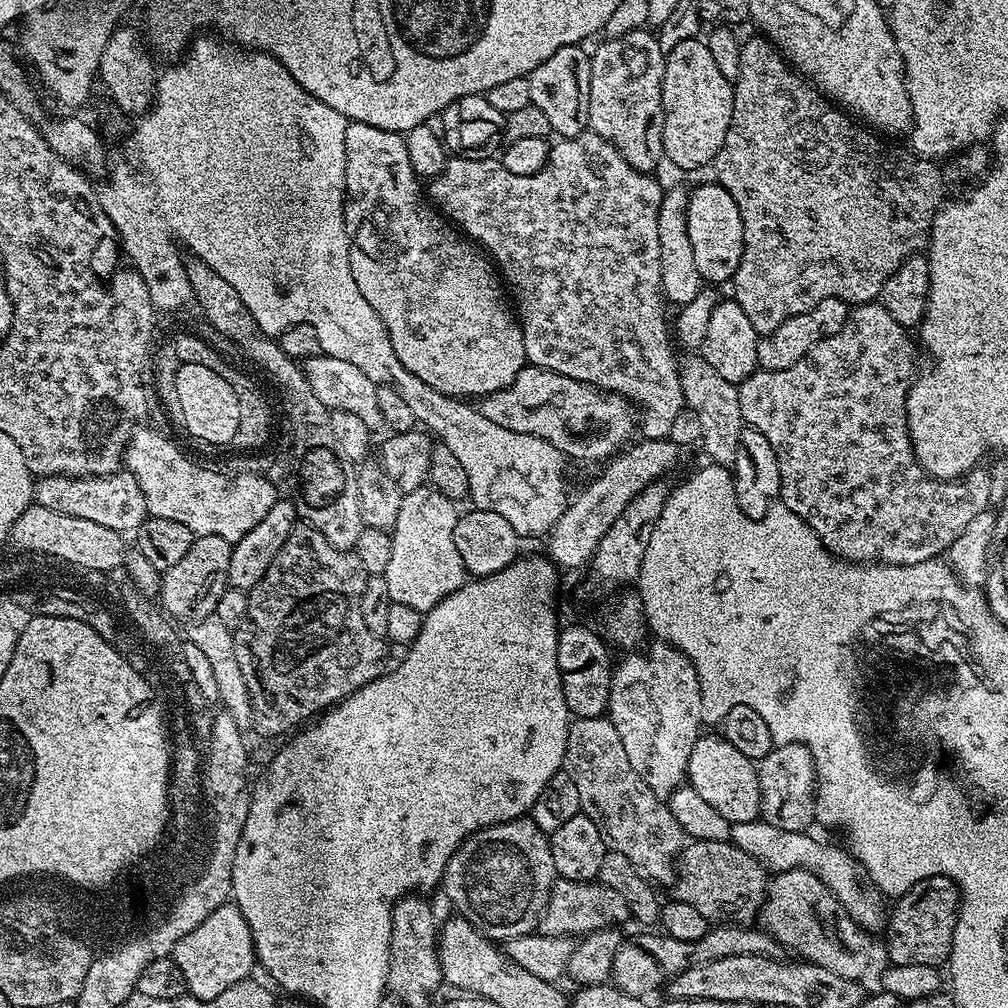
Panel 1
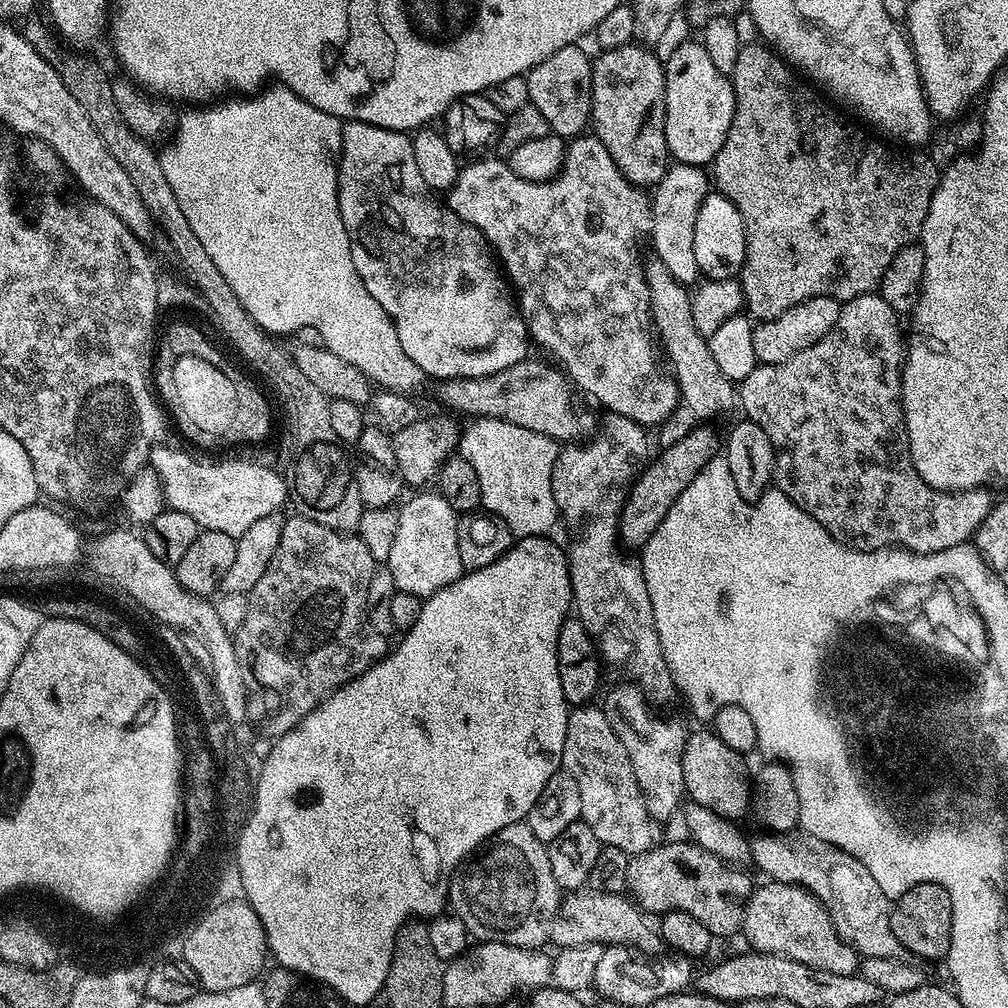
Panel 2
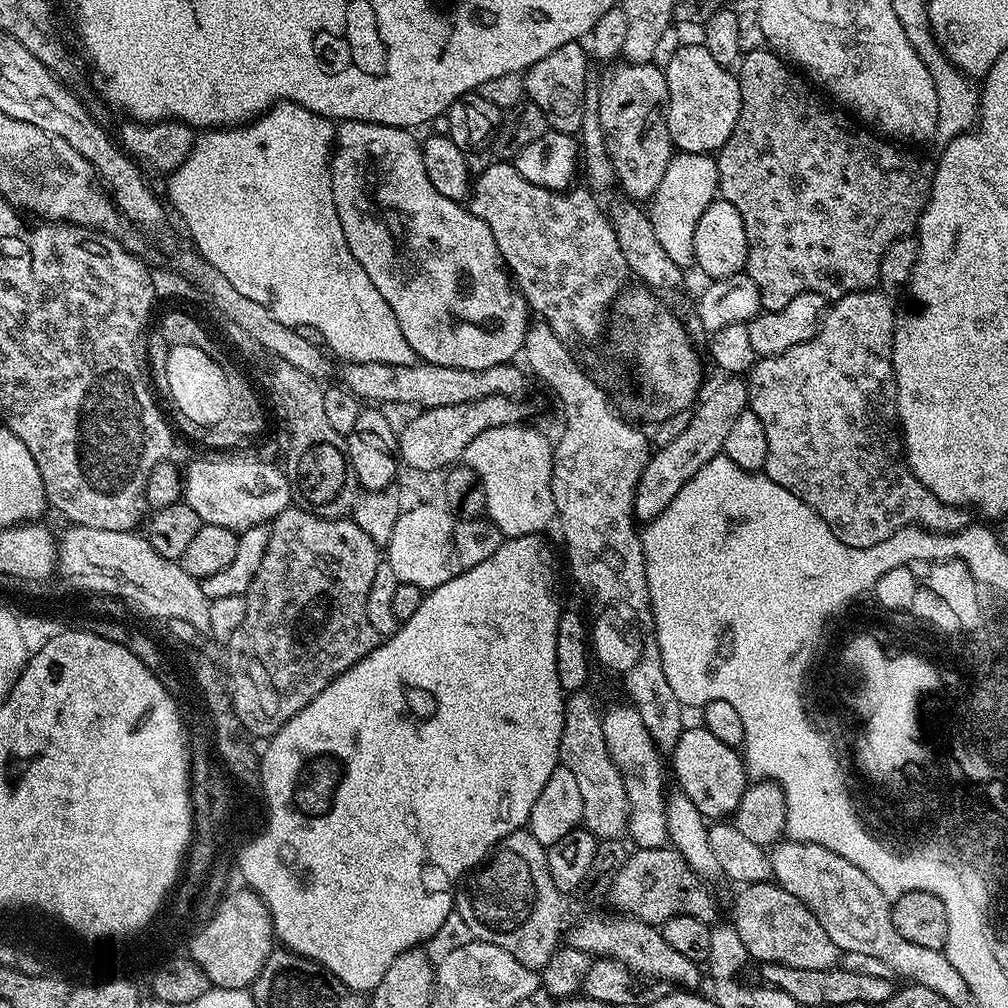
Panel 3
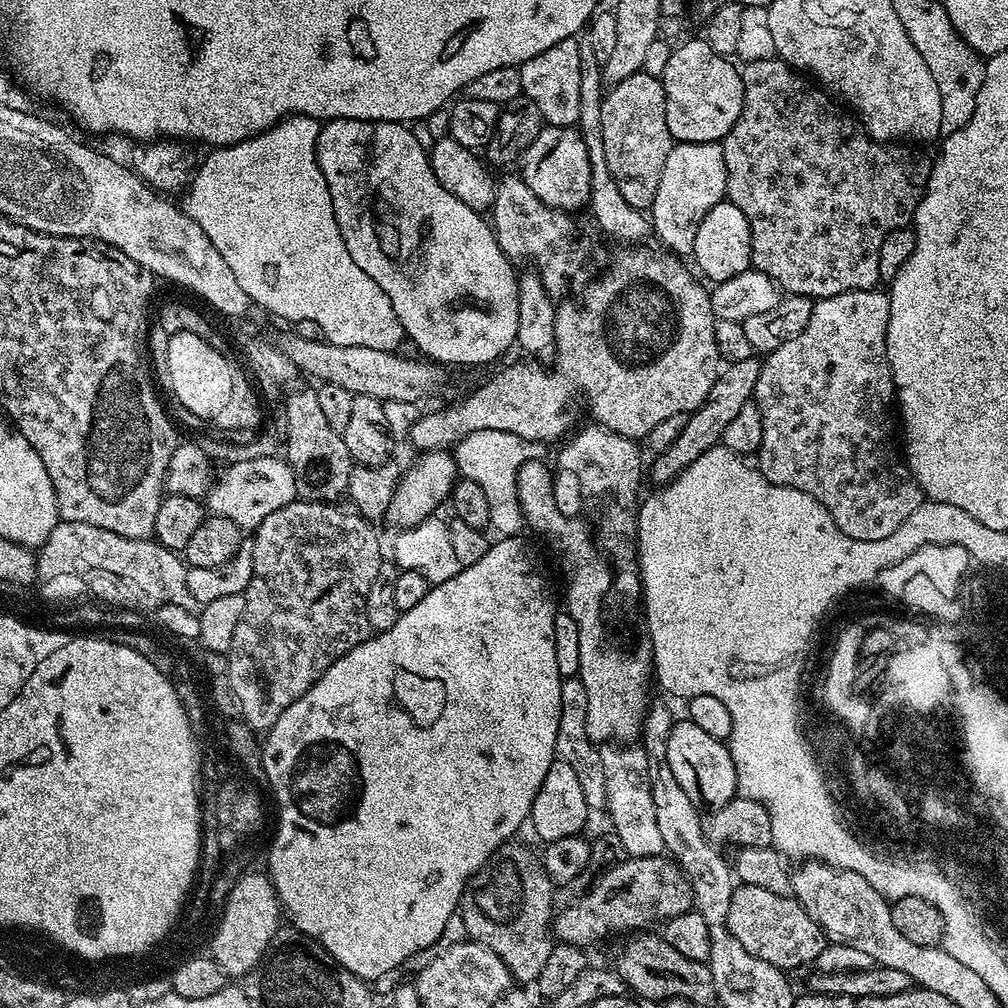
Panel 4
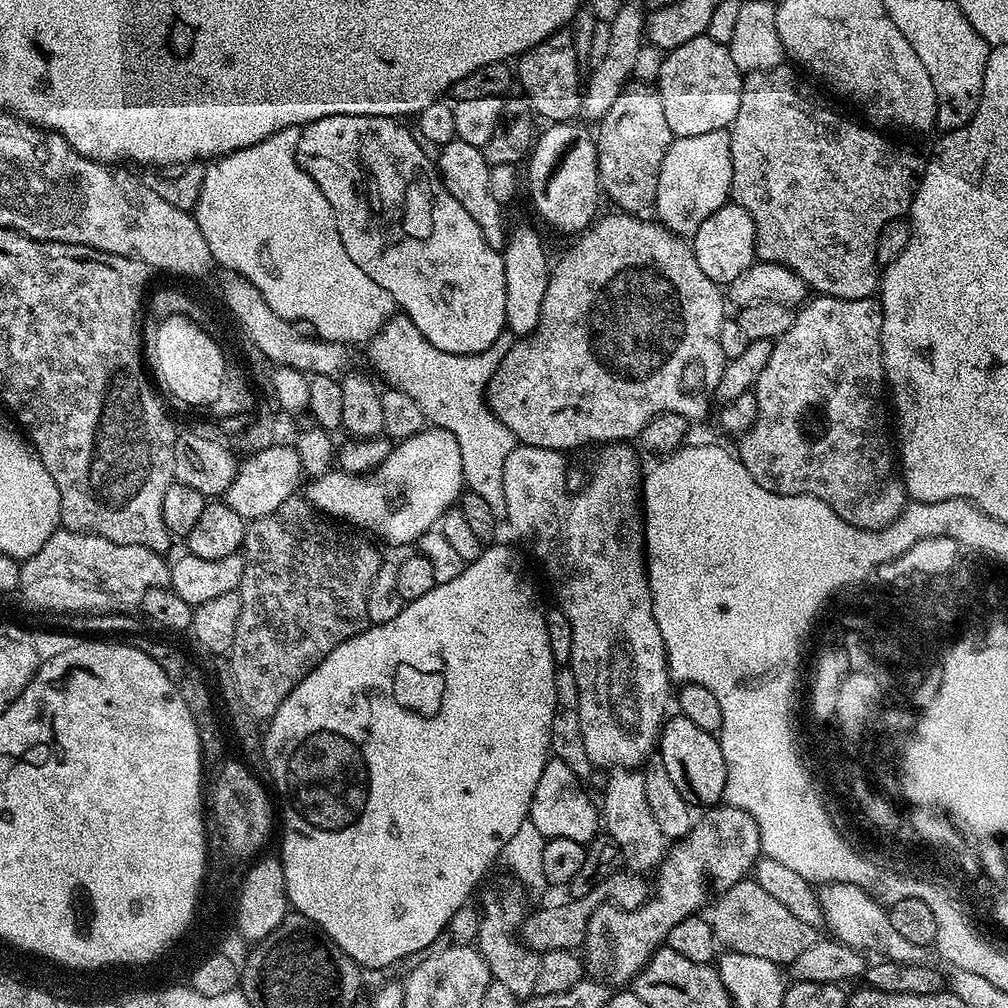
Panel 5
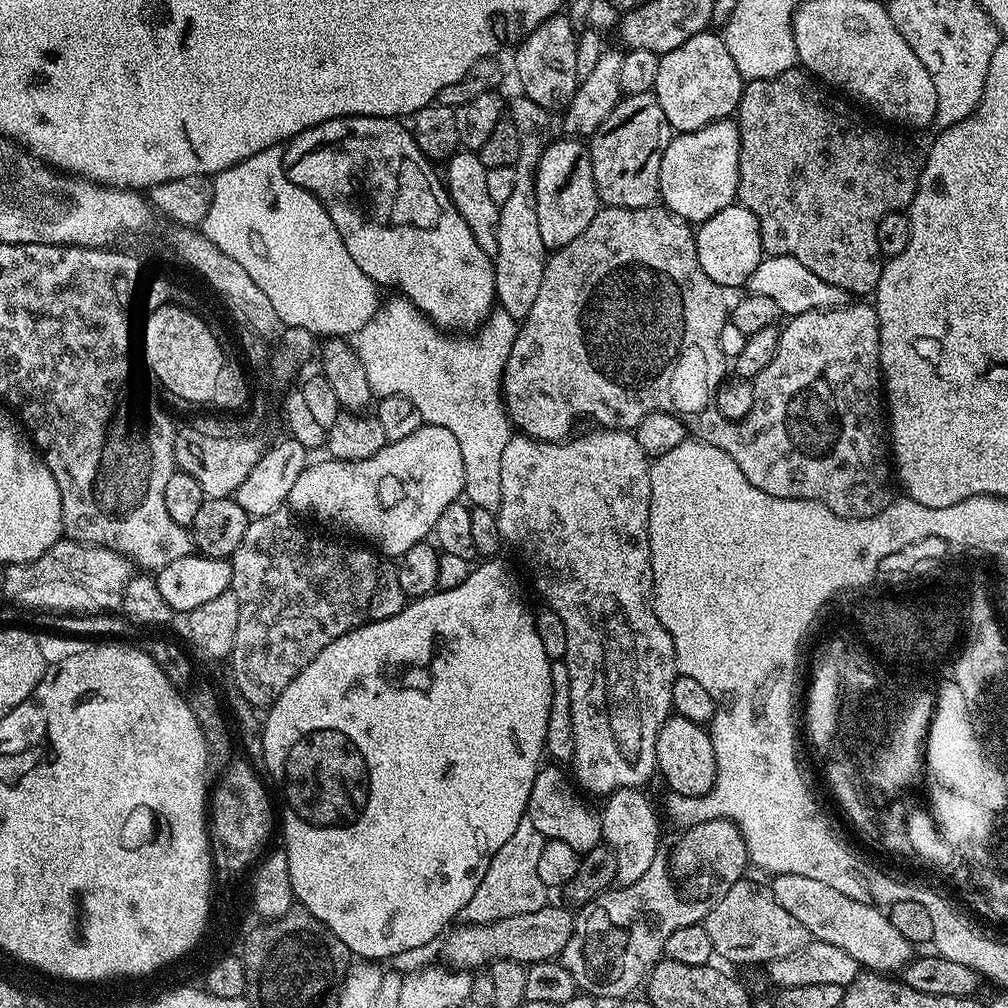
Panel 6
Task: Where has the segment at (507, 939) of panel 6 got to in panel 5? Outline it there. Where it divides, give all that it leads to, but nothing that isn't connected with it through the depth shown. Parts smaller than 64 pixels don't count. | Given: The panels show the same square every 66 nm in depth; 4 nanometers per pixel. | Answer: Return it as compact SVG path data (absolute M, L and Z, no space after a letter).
M613 870L608 877L590 894L568 898L565 904L552 904L549 908L540 908L531 913L520 926L518 933L521 940L535 952L562 951L564 949L576 950L583 945L586 926L590 922L590 914L599 904L613 904L622 910L634 910L642 906L650 895L650 884L641 873L631 870Z

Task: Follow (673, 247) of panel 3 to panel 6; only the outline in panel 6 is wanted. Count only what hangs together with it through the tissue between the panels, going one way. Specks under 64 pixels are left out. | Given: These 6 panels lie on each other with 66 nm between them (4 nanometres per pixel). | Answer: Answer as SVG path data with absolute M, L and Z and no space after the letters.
M735 119L715 120L702 130L673 135L662 154L660 195L663 207L693 226L709 220L736 200L740 129Z

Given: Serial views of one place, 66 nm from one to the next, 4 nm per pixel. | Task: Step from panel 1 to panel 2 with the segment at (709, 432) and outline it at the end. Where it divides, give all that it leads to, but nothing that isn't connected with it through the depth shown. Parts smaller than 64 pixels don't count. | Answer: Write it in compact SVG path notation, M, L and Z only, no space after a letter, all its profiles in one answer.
M658 259L645 263L647 289L650 290L650 304L653 329L656 331L665 357L672 362L672 374L679 386L681 401L694 410L698 420L712 420L732 408L735 409L738 394L735 383L718 367L710 354L707 337L694 326L692 298L689 289L677 282Z

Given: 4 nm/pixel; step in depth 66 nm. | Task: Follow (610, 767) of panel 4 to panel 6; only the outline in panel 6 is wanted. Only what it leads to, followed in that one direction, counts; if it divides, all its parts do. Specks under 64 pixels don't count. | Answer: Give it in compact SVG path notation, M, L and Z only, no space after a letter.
M623 788L603 801L604 810L600 817L602 840L614 850L614 858L618 862L616 884L620 886L638 882L638 878L650 870L650 862L654 862L654 854L660 845L660 820L644 794L639 788Z

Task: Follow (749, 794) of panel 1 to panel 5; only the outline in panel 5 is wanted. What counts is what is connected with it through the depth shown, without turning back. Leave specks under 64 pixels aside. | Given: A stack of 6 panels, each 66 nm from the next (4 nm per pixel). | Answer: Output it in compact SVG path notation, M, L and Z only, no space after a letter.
M681 714L673 715L665 719L658 737L658 755L662 758L662 766L666 766L670 779L674 781L674 786L678 786L678 794L682 794L682 798L686 798L689 805L715 806L721 803L724 800L724 787L726 786L726 758L722 758L722 746L719 739L713 733L694 726L689 718Z

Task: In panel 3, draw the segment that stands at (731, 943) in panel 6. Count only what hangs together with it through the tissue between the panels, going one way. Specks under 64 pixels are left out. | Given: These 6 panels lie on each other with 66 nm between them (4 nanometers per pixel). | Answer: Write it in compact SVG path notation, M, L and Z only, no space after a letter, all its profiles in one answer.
M776 882L746 884L739 891L730 920L753 961L798 966L798 970L837 967L838 949L834 942L830 942L830 934L822 930L822 922L818 922L818 918L814 918L812 911L794 898L794 894L782 890Z

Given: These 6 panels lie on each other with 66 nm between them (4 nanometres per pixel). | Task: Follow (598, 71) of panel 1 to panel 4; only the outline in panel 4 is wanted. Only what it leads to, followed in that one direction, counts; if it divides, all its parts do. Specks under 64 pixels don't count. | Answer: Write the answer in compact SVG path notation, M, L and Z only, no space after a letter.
M643 70L630 78L622 78L622 82L611 85L603 93L601 114L606 163L619 193L630 206L651 209L654 194L658 194L658 181L662 179L662 166L666 166L666 154L670 154L674 143L666 126L663 79Z

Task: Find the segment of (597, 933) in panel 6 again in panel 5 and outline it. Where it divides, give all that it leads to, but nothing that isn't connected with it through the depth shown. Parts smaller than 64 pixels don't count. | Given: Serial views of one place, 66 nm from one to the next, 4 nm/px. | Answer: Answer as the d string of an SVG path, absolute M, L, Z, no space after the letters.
M727 802L705 807L701 812L704 813L695 817L692 829L667 849L664 859L655 869L656 884L654 880L654 891L645 904L634 910L622 910L613 904L599 904L594 914L590 914L582 945L583 967L589 977L603 980L609 986L624 986L627 985L624 984L627 980L628 983L635 981L636 975L643 970L644 963L667 941L670 929L678 926L682 918L697 915L703 909L700 907L709 903L708 887L711 884L716 890L723 890L734 886L753 871L756 861L762 856L758 822L754 822L754 818L746 814L746 810Z

